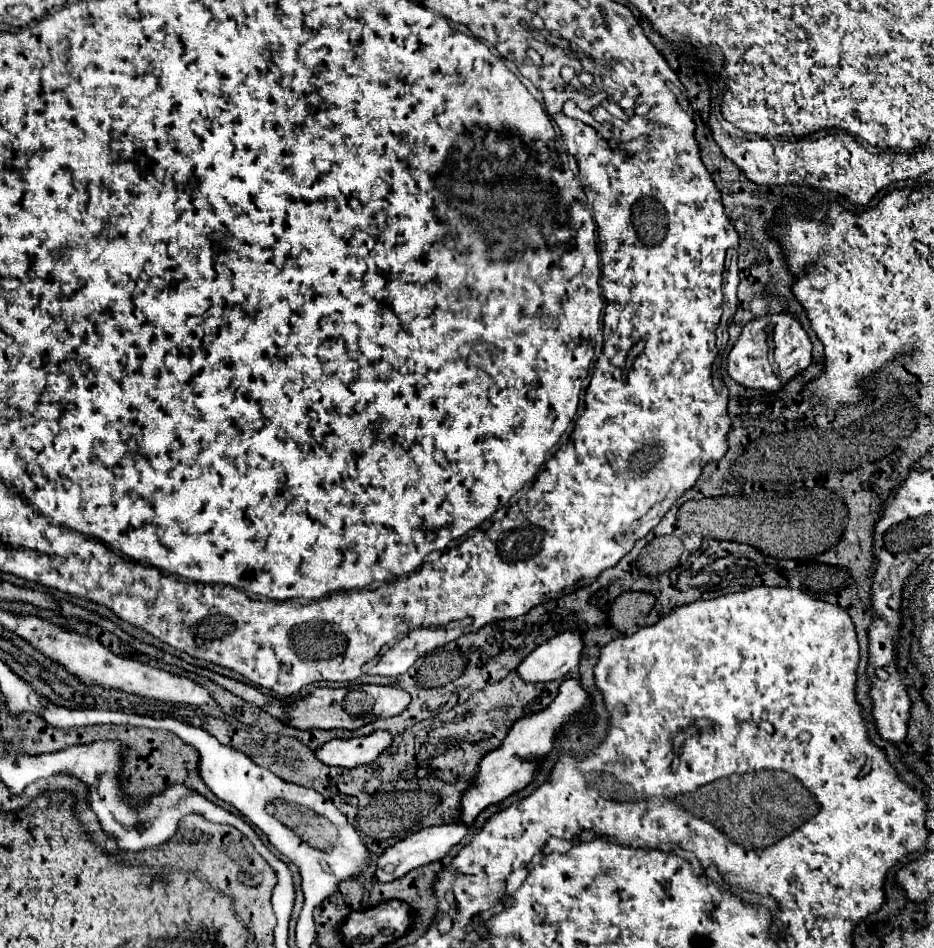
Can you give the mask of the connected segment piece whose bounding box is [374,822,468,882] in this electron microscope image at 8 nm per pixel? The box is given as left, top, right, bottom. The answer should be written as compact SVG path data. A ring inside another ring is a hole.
M442 824L442 826L430 826L430 828L422 828L418 832L412 832L408 838L396 842L394 846L386 848L380 856L378 856L378 862L376 862L376 880L378 882L392 882L404 874L408 874L410 870L418 868L418 866L424 866L424 864L430 864L430 862L436 862L436 860L442 860L452 846L456 846L464 834L468 832L468 828L464 824Z

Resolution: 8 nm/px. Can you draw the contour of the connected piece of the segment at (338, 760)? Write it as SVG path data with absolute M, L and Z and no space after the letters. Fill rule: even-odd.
M378 730L358 738L336 738L320 746L314 754L326 766L356 768L374 762L392 744L392 734Z

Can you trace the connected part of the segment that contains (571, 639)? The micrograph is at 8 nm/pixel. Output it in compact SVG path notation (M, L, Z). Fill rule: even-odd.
M562 632L530 652L516 672L524 682L552 682L568 674L580 662L582 638L578 632Z

